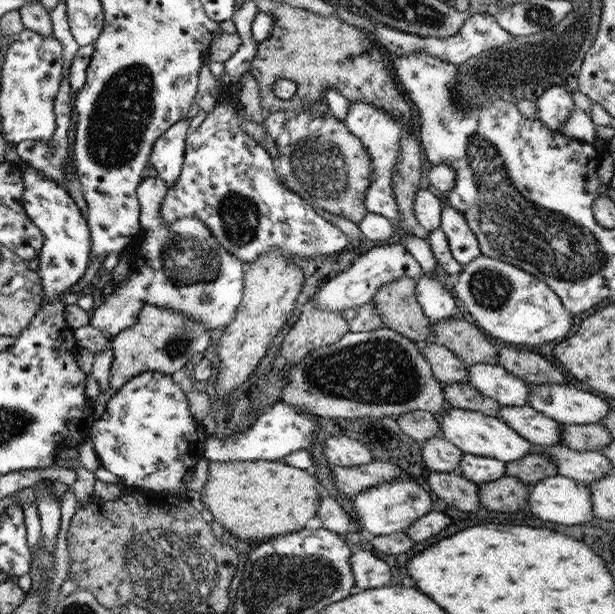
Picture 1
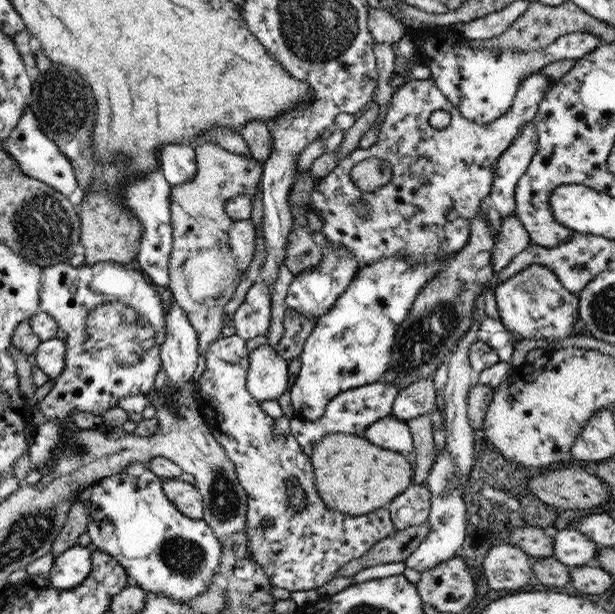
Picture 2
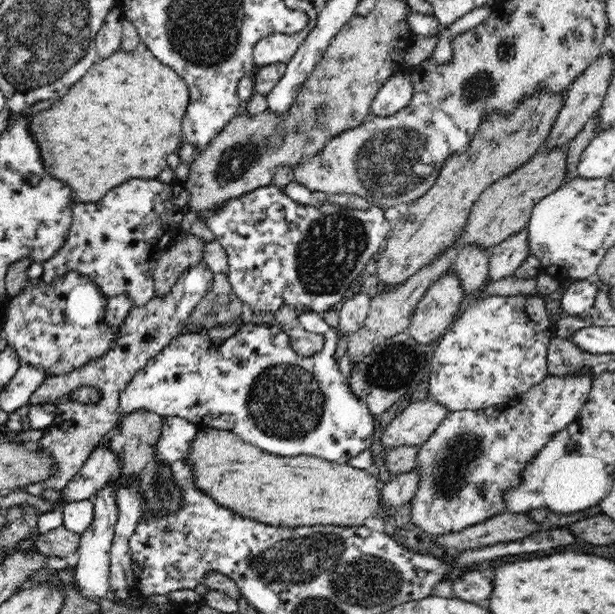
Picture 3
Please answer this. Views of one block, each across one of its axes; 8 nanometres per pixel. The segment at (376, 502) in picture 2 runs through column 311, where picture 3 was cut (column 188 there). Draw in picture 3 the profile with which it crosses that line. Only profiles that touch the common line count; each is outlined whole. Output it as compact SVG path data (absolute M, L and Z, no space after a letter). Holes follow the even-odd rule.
M208 427L198 430L184 459L198 492L213 498L216 504L256 522L296 528L316 525L358 526L362 525L364 518L384 518L385 512L377 501L379 491L373 487L376 477L366 470L352 468L345 462L335 463L310 455L287 457L268 454L233 432Z

